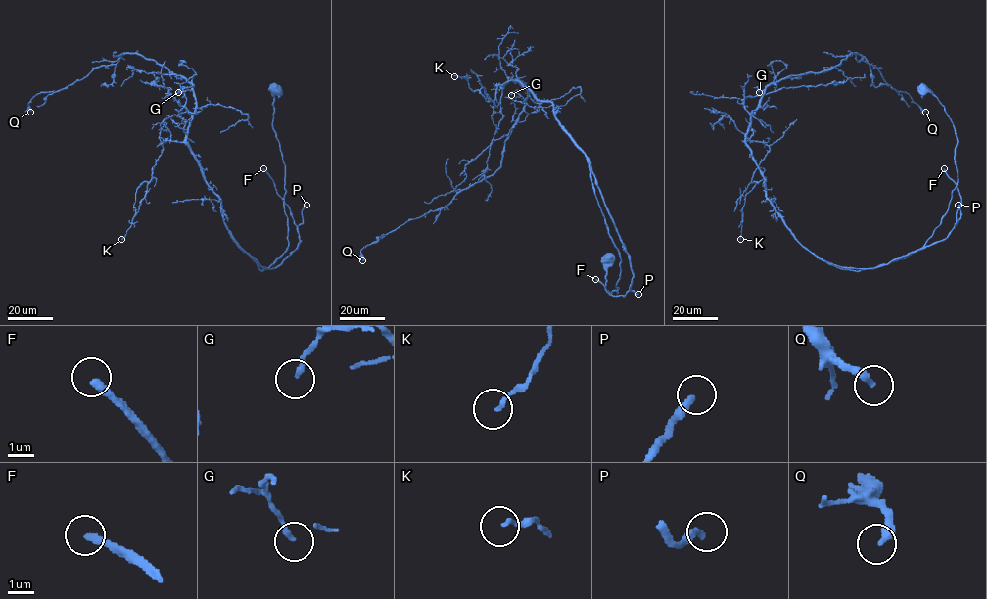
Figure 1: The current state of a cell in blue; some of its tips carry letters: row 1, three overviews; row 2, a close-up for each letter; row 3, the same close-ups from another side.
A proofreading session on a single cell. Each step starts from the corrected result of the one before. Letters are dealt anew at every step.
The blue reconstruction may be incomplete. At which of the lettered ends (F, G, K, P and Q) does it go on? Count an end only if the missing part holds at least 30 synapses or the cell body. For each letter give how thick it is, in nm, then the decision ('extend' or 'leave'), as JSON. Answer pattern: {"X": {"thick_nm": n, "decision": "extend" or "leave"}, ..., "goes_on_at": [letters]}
{"F": {"thick_nm": 280, "decision": "extend"}, "G": {"thick_nm": 180, "decision": "leave"}, "K": {"thick_nm": 130, "decision": "leave"}, "P": {"thick_nm": 300, "decision": "extend"}, "Q": {"thick_nm": 280, "decision": "leave"}, "goes_on_at": ["F", "P"]}

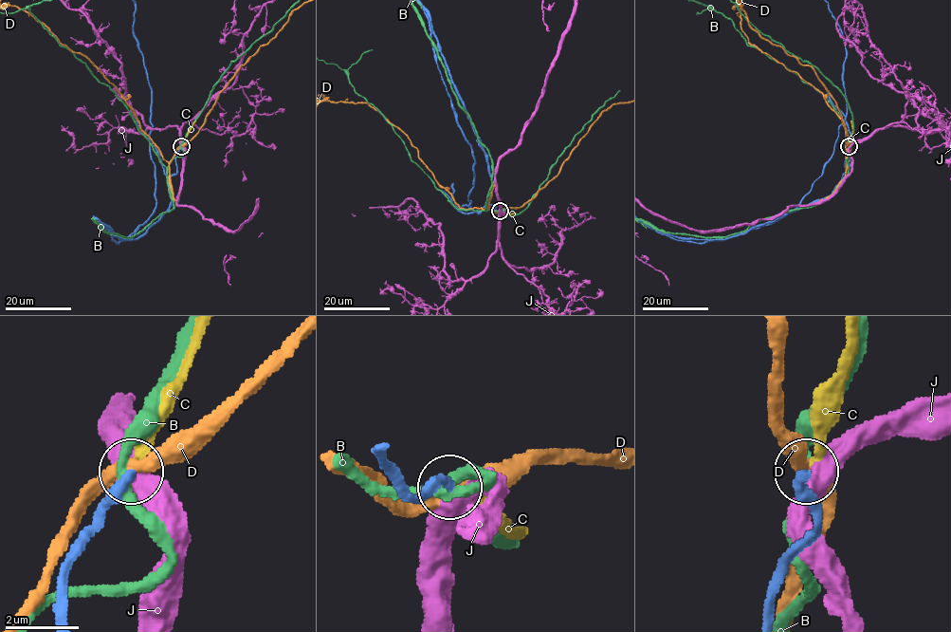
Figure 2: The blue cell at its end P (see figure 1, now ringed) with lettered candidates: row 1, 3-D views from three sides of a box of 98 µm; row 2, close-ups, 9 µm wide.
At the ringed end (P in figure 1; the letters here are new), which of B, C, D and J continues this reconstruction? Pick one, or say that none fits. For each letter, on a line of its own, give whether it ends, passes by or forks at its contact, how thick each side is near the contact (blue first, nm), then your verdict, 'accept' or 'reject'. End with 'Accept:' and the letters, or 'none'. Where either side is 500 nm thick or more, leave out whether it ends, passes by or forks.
B: it passes by | 360/280 nm | reject
C: it ends | 320/260 nm | accept
D: it passes by | 340/320 nm | reject
J: 320/500 nm | reject
Accept: C

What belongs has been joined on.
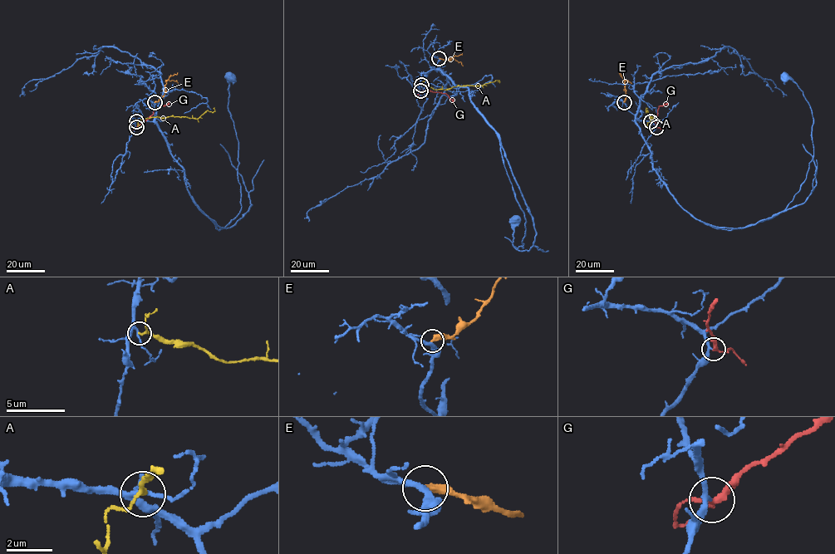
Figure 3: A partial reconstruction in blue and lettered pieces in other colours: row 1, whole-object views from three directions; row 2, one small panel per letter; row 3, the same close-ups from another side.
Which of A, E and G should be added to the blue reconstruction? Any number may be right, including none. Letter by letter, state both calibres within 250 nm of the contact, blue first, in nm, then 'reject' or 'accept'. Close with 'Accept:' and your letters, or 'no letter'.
A: calibres 200 and 160 nm; reject
E: calibres 280 and 360 nm; reject
G: calibres 240 and 240 nm; accept
Accept: G

